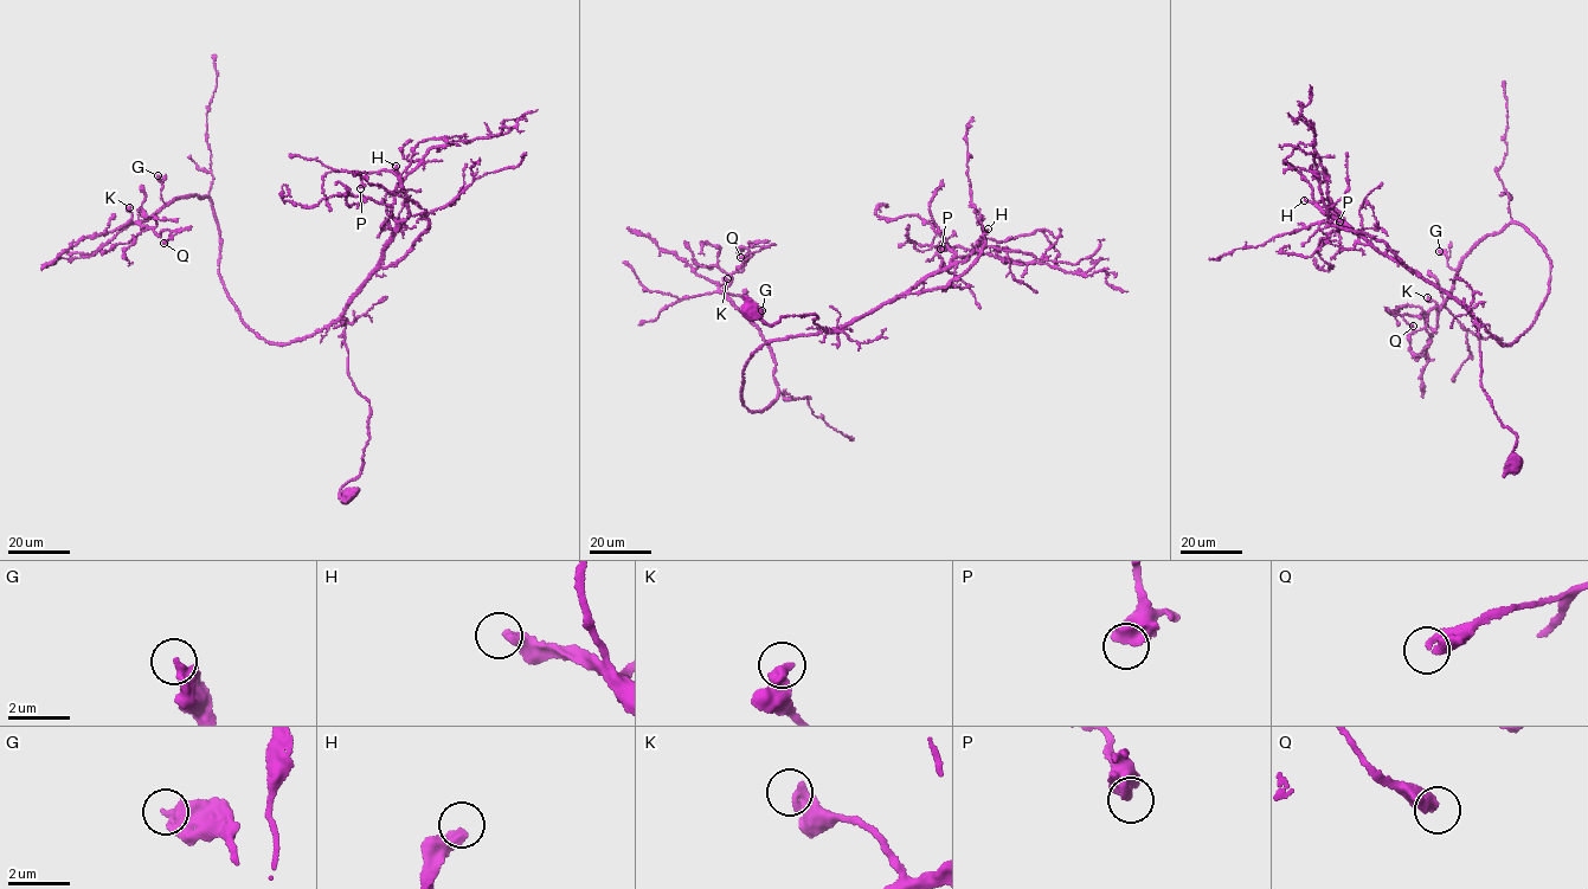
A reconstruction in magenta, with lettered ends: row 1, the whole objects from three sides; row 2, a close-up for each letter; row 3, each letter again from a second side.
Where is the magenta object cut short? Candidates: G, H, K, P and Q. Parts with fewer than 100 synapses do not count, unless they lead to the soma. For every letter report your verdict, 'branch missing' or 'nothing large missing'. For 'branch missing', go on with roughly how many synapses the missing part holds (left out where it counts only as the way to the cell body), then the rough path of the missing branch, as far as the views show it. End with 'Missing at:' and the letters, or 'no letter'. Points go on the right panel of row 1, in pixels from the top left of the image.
G: nothing large missing
H: branch missing; about 150 synapses
K: nothing large missing
P: nothing large missing
Q: nothing large missing
Missing at: H

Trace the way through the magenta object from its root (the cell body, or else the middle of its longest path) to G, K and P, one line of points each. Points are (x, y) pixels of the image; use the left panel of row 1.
G: (347, 495), (371, 411), (344, 319), (264, 340), (219, 274), (210, 200), (165, 205), (158, 175)
K: (347, 495), (371, 411), (344, 319), (270, 343), (219, 274), (209, 199), (179, 197), (134, 223), (129, 207)
P: (347, 495), (371, 411), (344, 317), (407, 214), (391, 171), (361, 173), (360, 188)

